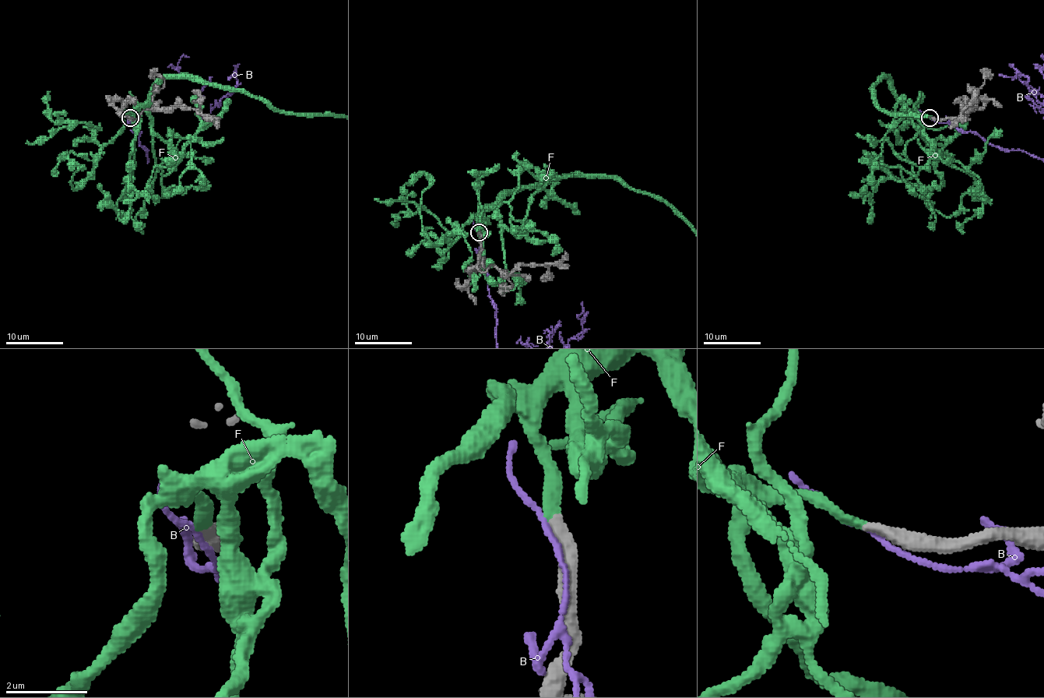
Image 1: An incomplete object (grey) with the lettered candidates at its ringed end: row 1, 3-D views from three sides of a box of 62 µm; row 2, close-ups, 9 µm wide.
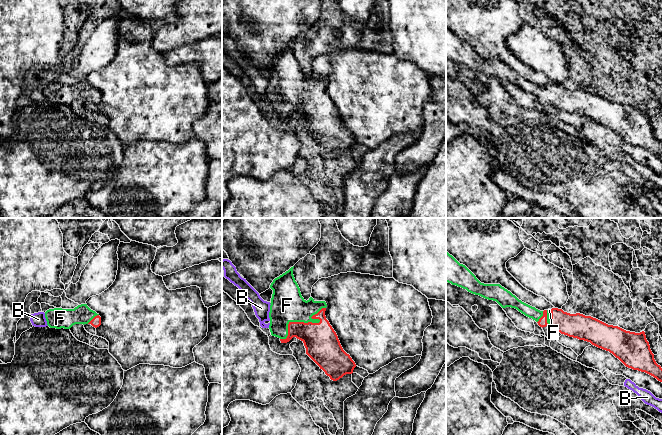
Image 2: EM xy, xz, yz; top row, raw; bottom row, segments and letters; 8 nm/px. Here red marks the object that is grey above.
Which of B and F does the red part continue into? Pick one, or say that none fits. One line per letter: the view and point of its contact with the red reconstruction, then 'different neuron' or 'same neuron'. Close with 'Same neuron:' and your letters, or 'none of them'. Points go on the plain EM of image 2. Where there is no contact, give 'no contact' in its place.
B: no contact; different neuron
F: contact xz (305, 99); same neuron
Same neuron: F

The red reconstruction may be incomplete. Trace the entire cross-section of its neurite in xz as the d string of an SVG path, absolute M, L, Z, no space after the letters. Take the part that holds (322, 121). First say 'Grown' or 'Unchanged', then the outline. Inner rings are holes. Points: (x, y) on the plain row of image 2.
Grown. M293 44L270 61L273 66L269 88L271 111L278 113L281 119L287 119L293 113L301 116L306 130L333 157L352 150L356 140L343 126L326 95L326 78L315 77L312 73L306 77L302 73Z

